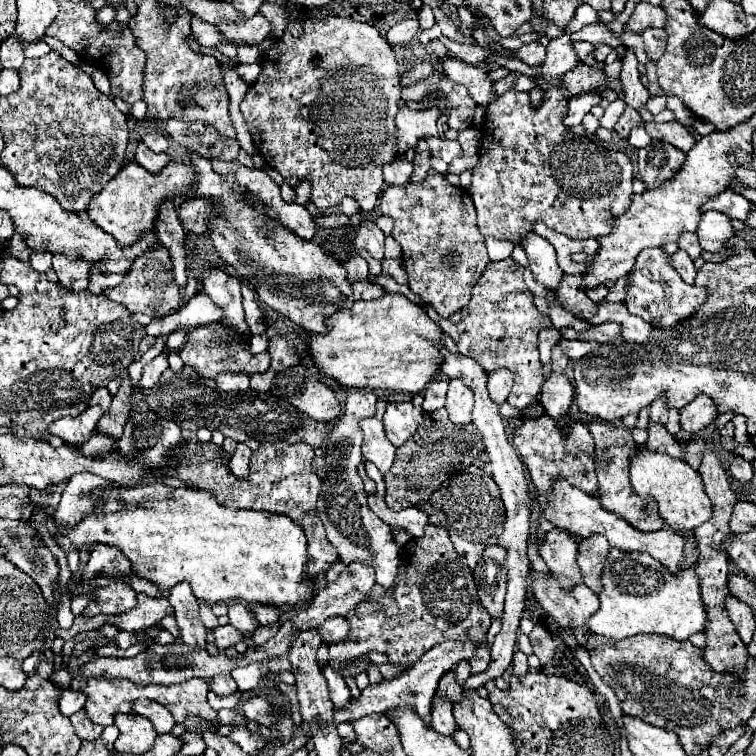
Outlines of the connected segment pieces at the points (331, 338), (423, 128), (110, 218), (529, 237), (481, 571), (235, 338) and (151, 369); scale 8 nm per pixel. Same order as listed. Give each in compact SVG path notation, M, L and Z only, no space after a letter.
M384 294L378 300L358 300L352 308L338 310L330 318L326 318L326 326L330 328L326 334L312 334L308 340L308 352L316 364L316 368L326 378L338 380L342 386L350 388L366 388L366 390L382 390L382 392L420 392L436 374L438 364L442 362L434 342L442 342L442 330L436 322L428 318L424 308L414 304L402 294Z
M407 106L399 109L396 118L396 154L415 148L419 140L427 136L439 137L437 121L440 117L436 106L427 110L412 110Z
M130 162L122 166L122 170L106 182L106 186L90 200L90 206L86 208L86 214L90 220L94 220L102 230L106 230L110 236L116 238L118 246L130 246L136 242L138 234L142 230L150 230L156 222L158 204L172 198L174 194L188 194L196 174L190 166L180 162L170 162L162 174L150 174L140 164Z
M534 232L522 236L520 246L528 254L530 270L534 274L534 278L538 278L538 284L554 290L560 284L562 274L564 274L556 262L554 246L550 246L550 242L546 242L542 236L538 236Z
M488 546L482 560L474 570L474 582L478 586L478 596L492 620L502 618L502 604L506 594L506 550L500 546Z
M220 322L198 326L186 336L184 346L180 348L180 358L184 360L186 366L194 368L200 376L204 378L216 378L222 372L244 372L244 374L256 374L264 372L270 366L270 354L262 352L252 356L248 350L248 344L244 342L242 336L230 326L224 326Z
M160 354L156 356L152 362L148 362L142 370L142 378L140 378L140 388L152 388L154 384L158 384L160 374L168 368L168 354Z

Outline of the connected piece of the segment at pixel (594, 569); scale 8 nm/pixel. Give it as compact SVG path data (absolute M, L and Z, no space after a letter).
M594 534L594 538L582 538L580 546L578 546L578 568L582 570L582 578L584 584L594 590L596 594L602 590L600 584L600 572L602 566L606 564L606 554L608 554L610 544L606 542L606 538L602 538L600 534Z

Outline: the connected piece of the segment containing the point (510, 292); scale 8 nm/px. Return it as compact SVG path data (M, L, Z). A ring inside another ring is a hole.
M512 258L490 262L482 278L474 284L470 304L450 316L458 328L458 352L476 360L486 374L498 368L508 368L514 376L511 396L507 402L517 408L525 408L538 396L544 382L542 364L538 360L538 332L544 326L552 326L550 318L540 314L534 306L534 294L526 290L524 268Z

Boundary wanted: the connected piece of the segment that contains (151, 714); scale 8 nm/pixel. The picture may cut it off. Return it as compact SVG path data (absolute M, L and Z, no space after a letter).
M136 702L134 704L134 712L144 716L144 718L148 718L154 724L158 734L168 734L176 724L172 714L170 714L170 710L166 710L166 706L158 704L158 702L156 704L138 704Z

